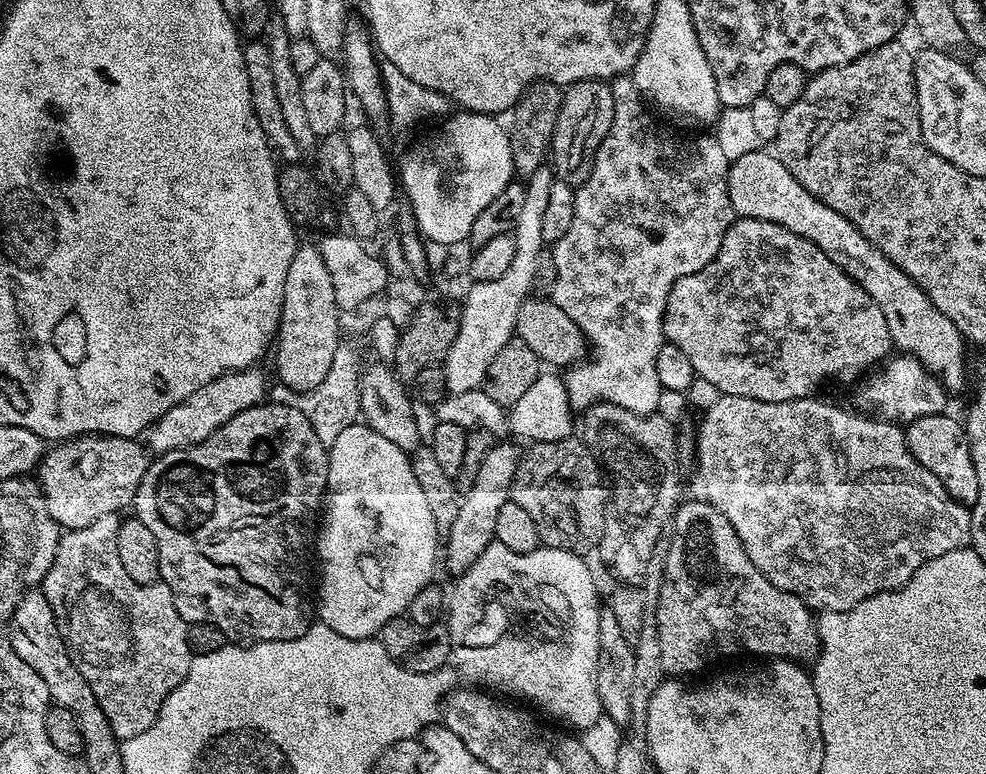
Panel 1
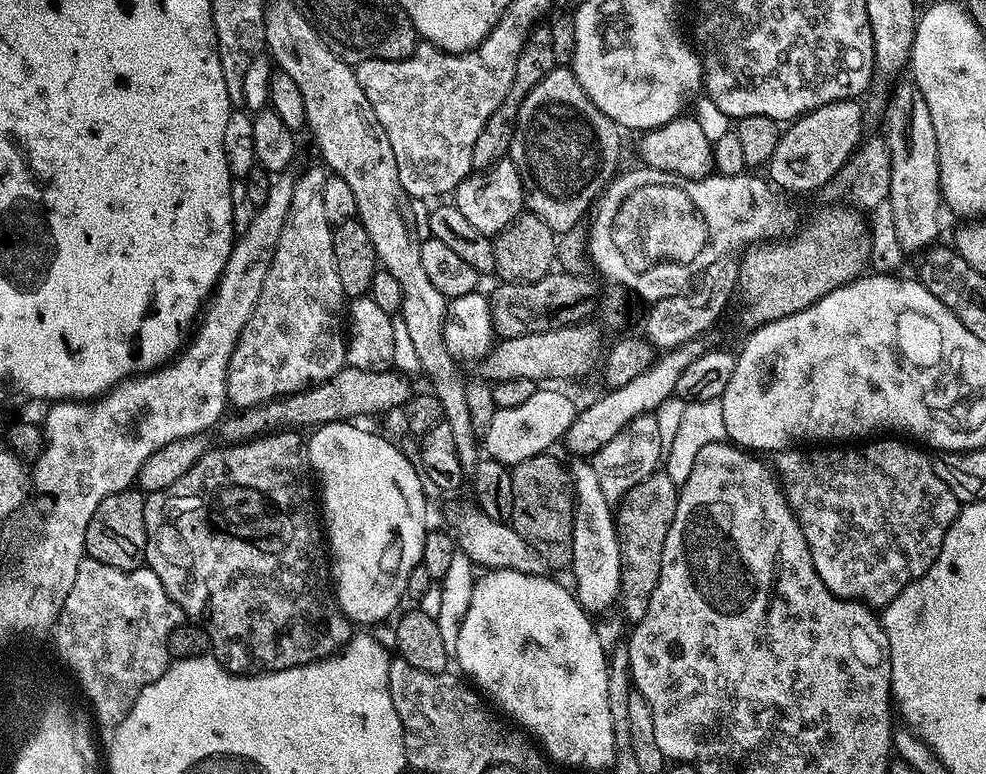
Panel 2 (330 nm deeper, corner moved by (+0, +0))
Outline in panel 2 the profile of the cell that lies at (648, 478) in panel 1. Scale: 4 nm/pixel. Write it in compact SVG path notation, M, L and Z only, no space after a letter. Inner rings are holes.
M657 470L647 476L638 486L634 486L620 499L615 509L616 533L620 543L620 599L618 608L624 611L623 619L629 625L637 624L646 615L654 586L658 586L658 574L662 570L662 546L666 546L666 534L670 534L670 522L674 522L674 510L678 487L670 480L664 470Z

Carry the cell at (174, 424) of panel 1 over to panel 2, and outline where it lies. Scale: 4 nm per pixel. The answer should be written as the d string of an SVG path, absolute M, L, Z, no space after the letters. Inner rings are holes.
M323 167L320 168L310 168L296 179L294 198L290 200L290 214L286 218L286 226L282 226L282 238L278 238L278 250L274 250L274 262L270 262L270 274L266 274L266 282L262 282L262 294L258 294L258 303L254 305L254 314L250 314L246 326L242 326L238 346L234 346L234 354L230 354L226 374L226 394L229 405L237 404L240 410L255 408L258 404L266 404L270 400L290 396L294 392L303 392L305 388L311 388L314 384L321 384L334 378L334 374L338 374L346 364L346 297L342 290L342 278L338 278L338 262L334 258L334 242L332 241L334 226L326 218L326 210L322 207L322 186L326 186L329 173Z

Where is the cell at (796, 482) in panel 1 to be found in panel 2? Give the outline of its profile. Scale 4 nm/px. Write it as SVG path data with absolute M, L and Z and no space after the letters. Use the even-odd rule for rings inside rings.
M876 438L871 442L857 443L855 446L812 446L809 447L812 448L809 452L800 452L804 450L792 446L775 457L775 475L779 479L780 487L784 489L788 505L796 515L796 521L800 524L802 534L806 538L806 546L810 550L810 558L814 562L814 570L818 570L818 578L822 578L825 586L836 596L841 596L843 600L859 600L861 604L867 604L873 610L883 610L907 584L922 578L922 574L926 574L926 570L930 570L930 566L942 550L942 542L946 538L950 526L956 520L962 507L960 501L956 499L956 495L950 490L950 486L946 486L946 482L942 482L942 478L938 478L932 460L924 457L919 452L919 450L921 451L919 447L913 446L911 443L903 444L903 442L908 443L900 438Z

